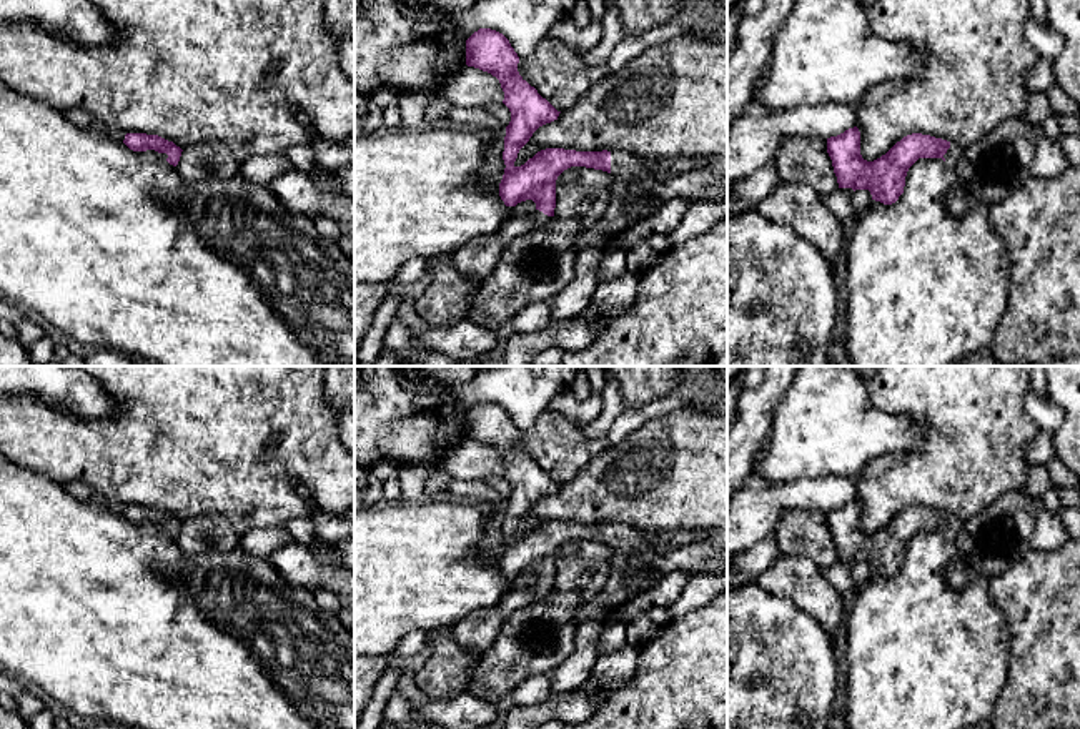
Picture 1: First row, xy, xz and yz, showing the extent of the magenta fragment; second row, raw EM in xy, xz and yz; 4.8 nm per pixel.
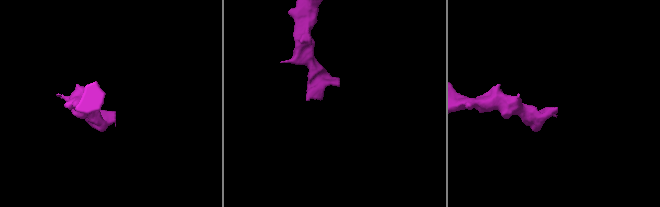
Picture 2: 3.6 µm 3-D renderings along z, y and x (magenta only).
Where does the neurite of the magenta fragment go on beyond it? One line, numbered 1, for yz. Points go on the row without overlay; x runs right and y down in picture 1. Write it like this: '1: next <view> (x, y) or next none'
1: next yz (954, 525)

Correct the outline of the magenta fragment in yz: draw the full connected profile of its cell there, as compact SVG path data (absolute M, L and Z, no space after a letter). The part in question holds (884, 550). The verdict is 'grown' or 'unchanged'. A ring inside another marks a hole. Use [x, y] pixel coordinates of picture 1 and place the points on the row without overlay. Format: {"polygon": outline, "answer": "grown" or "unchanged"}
{"polygon": "M857 499L827 511L839 561L869 563L872 573L892 578L904 566L909 541L919 531L942 531L954 539L962 521L942 511L912 506L897 514L885 528L867 534L860 528L860 504Z", "answer": "grown"}

